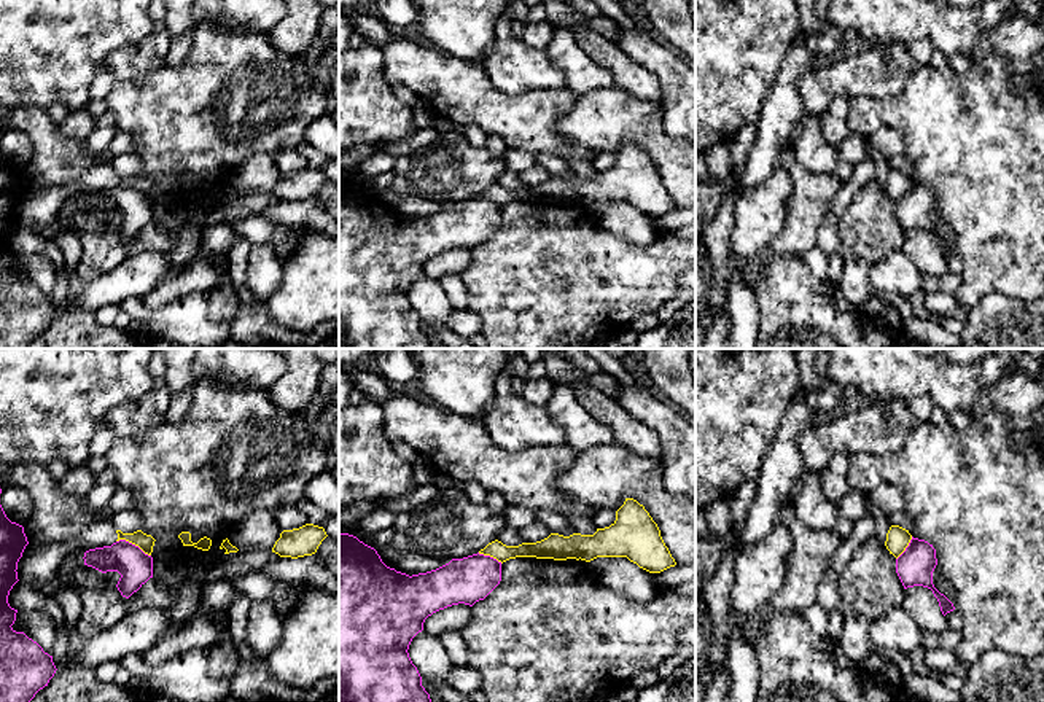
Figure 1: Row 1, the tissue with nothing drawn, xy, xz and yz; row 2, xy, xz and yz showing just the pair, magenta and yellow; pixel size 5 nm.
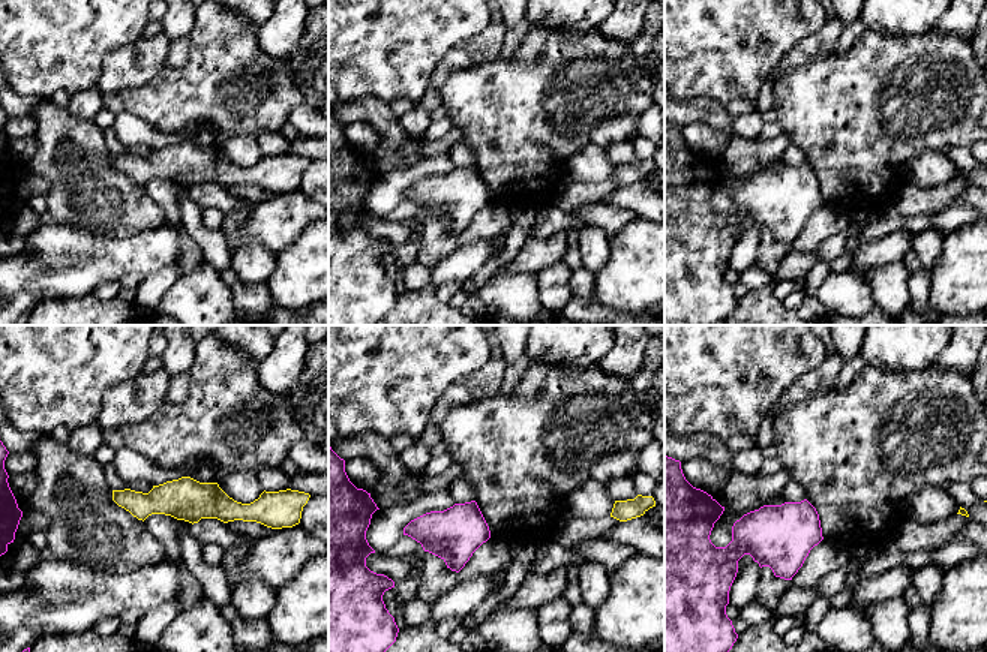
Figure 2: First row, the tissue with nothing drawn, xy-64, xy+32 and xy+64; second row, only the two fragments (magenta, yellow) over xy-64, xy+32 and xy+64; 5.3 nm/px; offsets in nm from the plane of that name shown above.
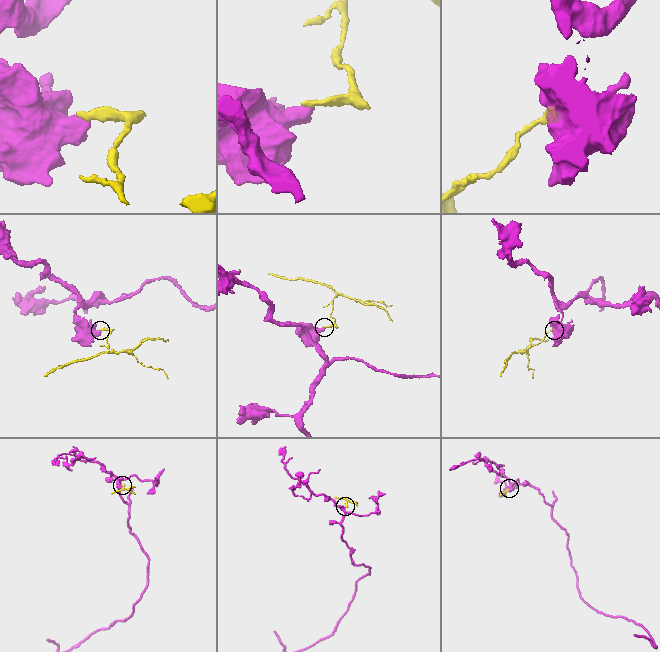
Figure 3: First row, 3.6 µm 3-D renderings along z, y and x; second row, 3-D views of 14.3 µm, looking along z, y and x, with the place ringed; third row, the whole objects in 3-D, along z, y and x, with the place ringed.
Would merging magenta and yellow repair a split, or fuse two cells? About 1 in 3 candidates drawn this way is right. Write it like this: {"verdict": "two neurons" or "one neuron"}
{"verdict": "two neurons"}

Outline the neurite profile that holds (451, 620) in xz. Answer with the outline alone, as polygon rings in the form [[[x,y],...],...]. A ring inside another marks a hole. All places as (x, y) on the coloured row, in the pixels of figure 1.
[[[465,603],[452,605],[428,616],[423,622],[423,630],[442,637],[444,634],[460,634],[469,619],[471,606]]]

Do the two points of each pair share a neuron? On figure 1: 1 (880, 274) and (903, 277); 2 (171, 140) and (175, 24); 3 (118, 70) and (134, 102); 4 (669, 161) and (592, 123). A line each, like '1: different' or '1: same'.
1: same
2: different
3: different
4: same

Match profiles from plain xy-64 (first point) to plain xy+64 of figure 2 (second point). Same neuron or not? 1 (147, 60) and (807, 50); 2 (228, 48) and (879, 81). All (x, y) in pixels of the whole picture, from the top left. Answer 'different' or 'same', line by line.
1: same
2: same

